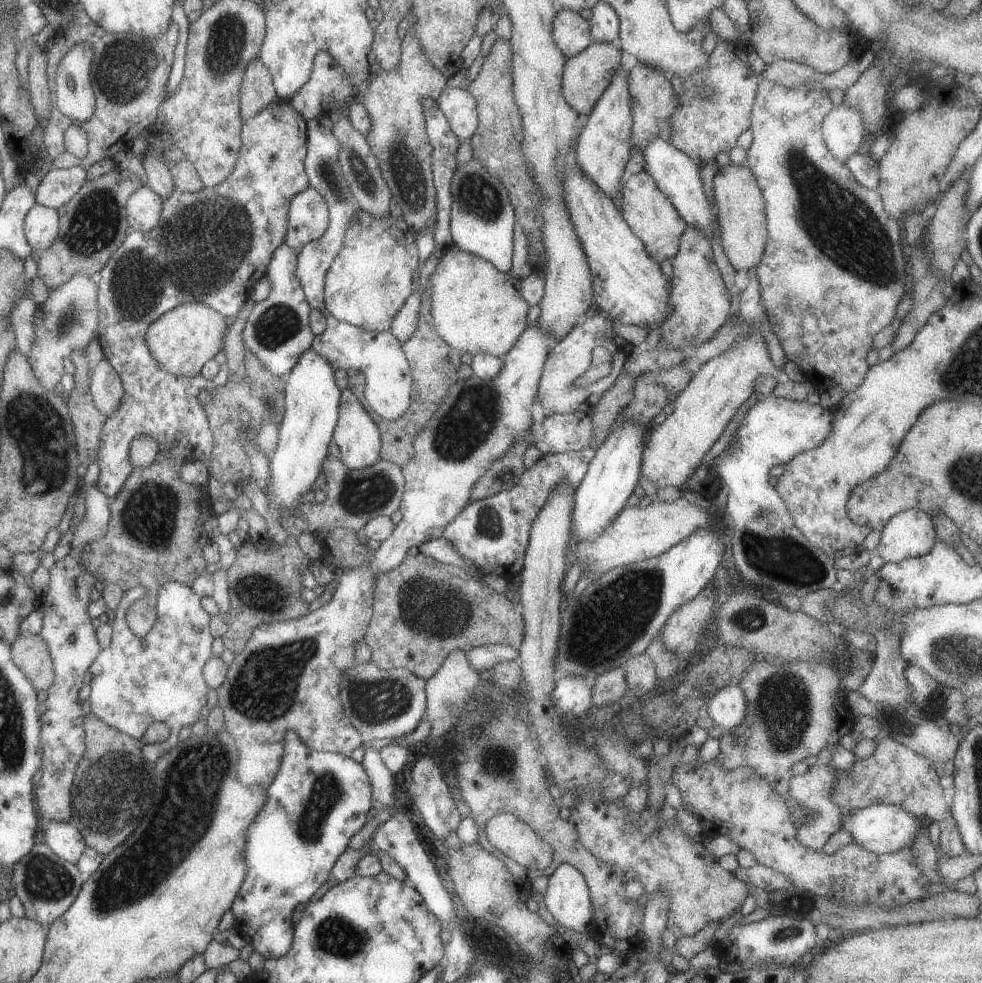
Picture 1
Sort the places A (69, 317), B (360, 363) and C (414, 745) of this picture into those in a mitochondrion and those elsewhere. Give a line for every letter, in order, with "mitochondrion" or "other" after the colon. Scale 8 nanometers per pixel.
A: mitochondrion
B: other
C: other

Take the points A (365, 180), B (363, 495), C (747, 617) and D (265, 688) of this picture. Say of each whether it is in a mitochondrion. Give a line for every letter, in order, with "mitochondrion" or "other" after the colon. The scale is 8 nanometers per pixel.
A: mitochondrion
B: mitochondrion
C: mitochondrion
D: mitochondrion

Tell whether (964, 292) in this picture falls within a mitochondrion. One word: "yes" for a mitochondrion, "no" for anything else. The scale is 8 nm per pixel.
no

